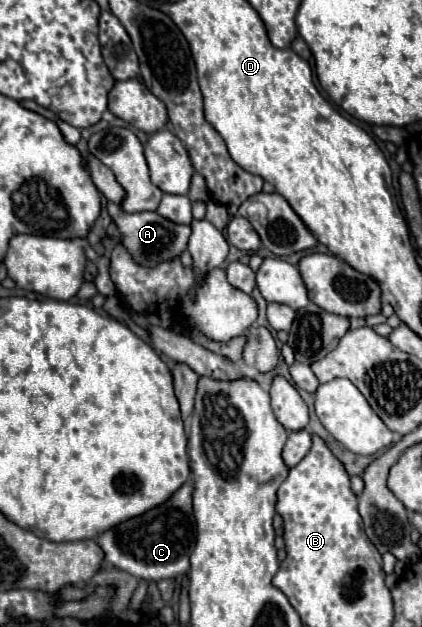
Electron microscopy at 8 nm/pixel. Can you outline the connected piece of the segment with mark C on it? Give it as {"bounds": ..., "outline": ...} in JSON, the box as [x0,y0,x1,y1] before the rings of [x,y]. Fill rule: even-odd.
{"bounds":[97,483,195,581],"outline":[[[185,483],[169,501],[143,513],[141,517],[129,519],[109,531],[105,531],[97,543],[105,551],[105,561],[121,571],[135,575],[145,581],[161,581],[181,577],[189,571],[189,555],[195,545],[195,519],[191,509],[191,483]]]}

